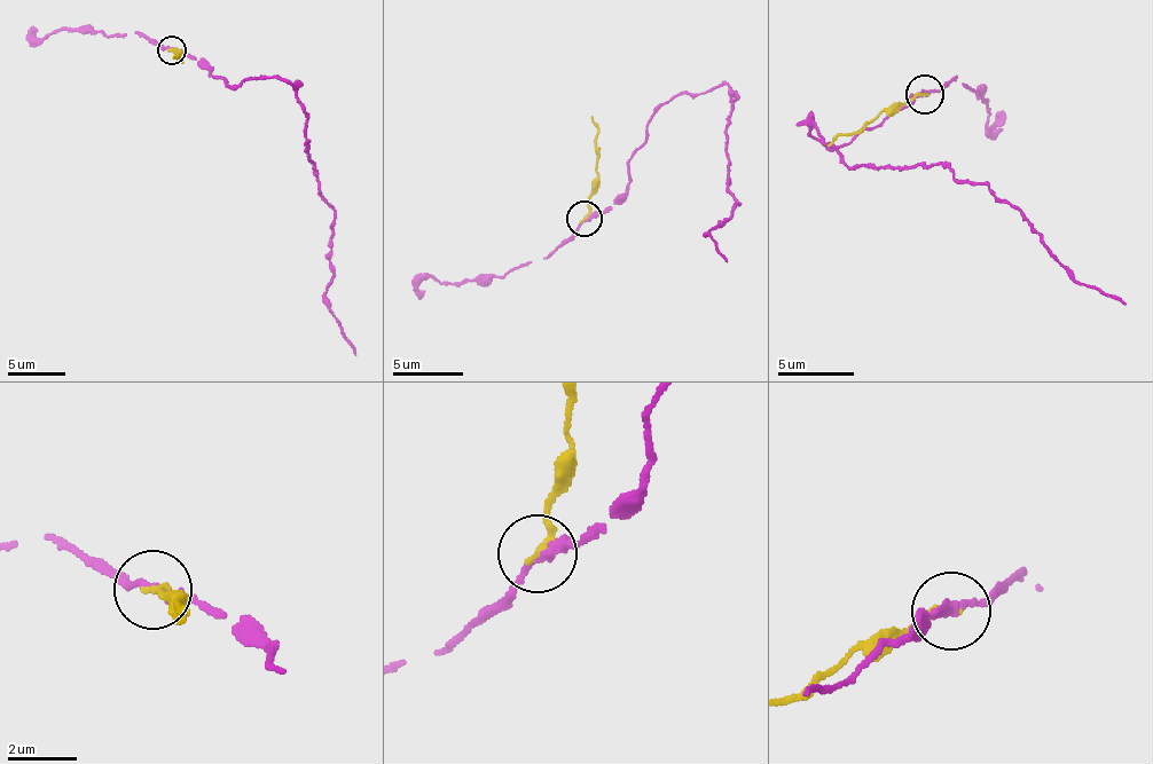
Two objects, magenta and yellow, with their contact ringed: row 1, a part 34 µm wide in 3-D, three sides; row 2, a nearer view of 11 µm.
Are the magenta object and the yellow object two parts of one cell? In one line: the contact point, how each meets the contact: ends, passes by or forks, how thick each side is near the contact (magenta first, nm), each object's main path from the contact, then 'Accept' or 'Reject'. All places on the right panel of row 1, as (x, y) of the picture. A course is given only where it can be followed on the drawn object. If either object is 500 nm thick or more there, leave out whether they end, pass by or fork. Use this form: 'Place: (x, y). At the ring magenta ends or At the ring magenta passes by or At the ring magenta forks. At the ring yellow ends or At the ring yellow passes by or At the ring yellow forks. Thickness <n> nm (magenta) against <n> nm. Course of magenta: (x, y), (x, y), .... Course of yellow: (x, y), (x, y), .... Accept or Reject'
Place: (924, 94). At the ring magenta passes by. At the ring yellow ends. Thickness 200 nm (magenta) against 190 nm. Course of magenta: (923, 93), (833, 147), (799, 120), (849, 167), (938, 163), (988, 186), (1075, 280), (1127, 305). Course of yellow: (923, 93), (886, 108), (848, 134), (837, 133), (826, 148). Reject

